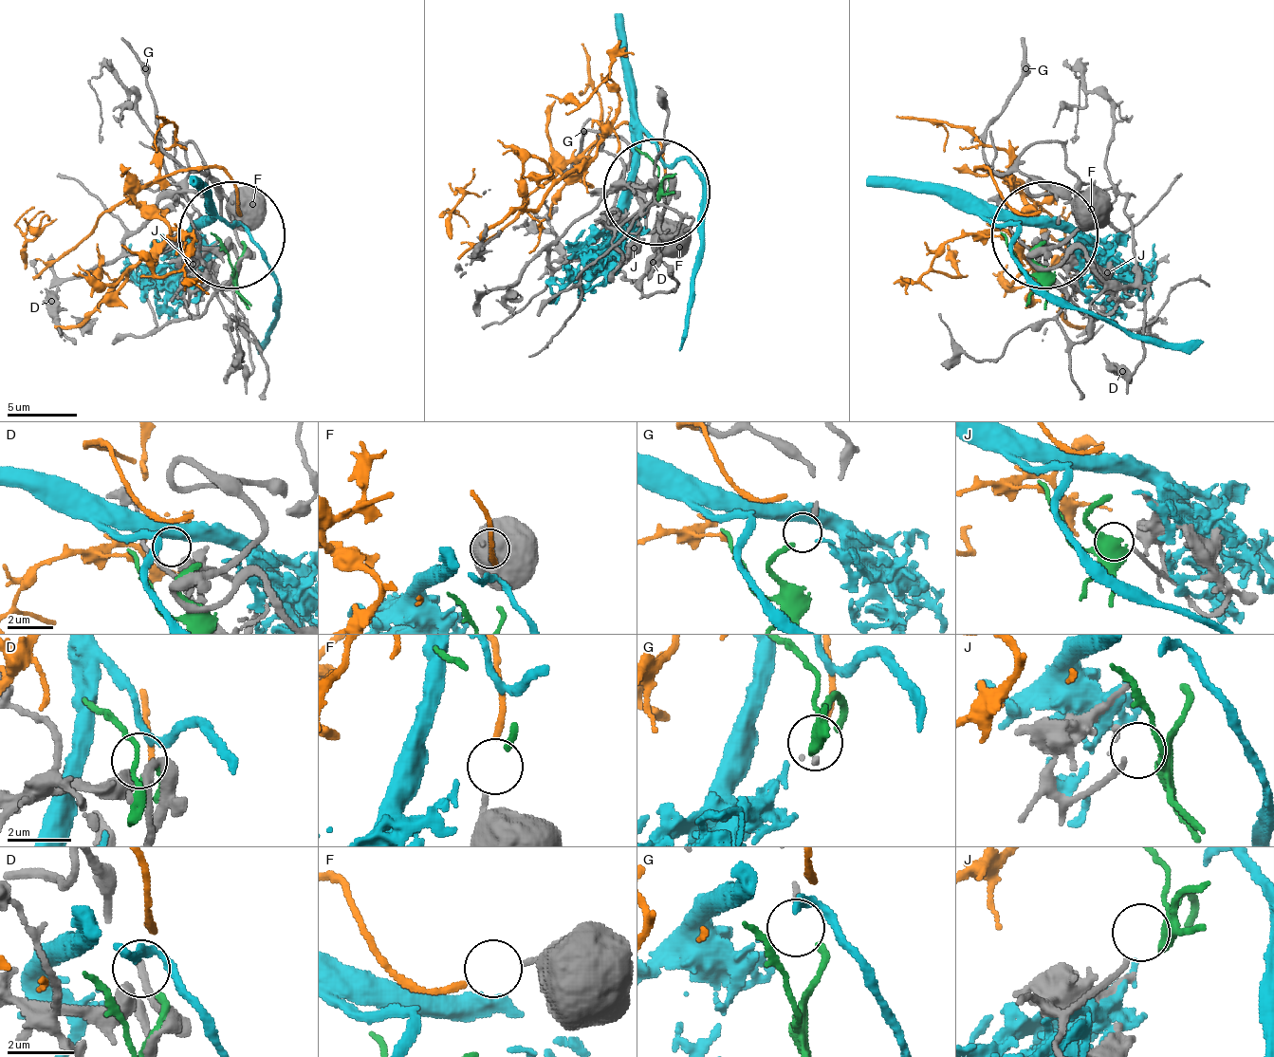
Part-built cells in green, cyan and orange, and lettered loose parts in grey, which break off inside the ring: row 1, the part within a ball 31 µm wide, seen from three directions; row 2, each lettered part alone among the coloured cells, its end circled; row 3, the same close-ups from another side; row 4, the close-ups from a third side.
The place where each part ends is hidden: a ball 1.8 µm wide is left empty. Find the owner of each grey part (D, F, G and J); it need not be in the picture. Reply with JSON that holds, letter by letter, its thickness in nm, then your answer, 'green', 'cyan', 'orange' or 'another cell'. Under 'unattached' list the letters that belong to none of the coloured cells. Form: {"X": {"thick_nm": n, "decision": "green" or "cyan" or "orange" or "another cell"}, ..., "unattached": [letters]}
{"D": {"thick_nm": 500, "decision": "another cell"}, "F": {"thick_nm": 280, "decision": "orange"}, "G": {"thick_nm": 140, "decision": "green"}, "J": {"thick_nm": 150, "decision": "another cell"}, "unattached": ["D", "J"]}

